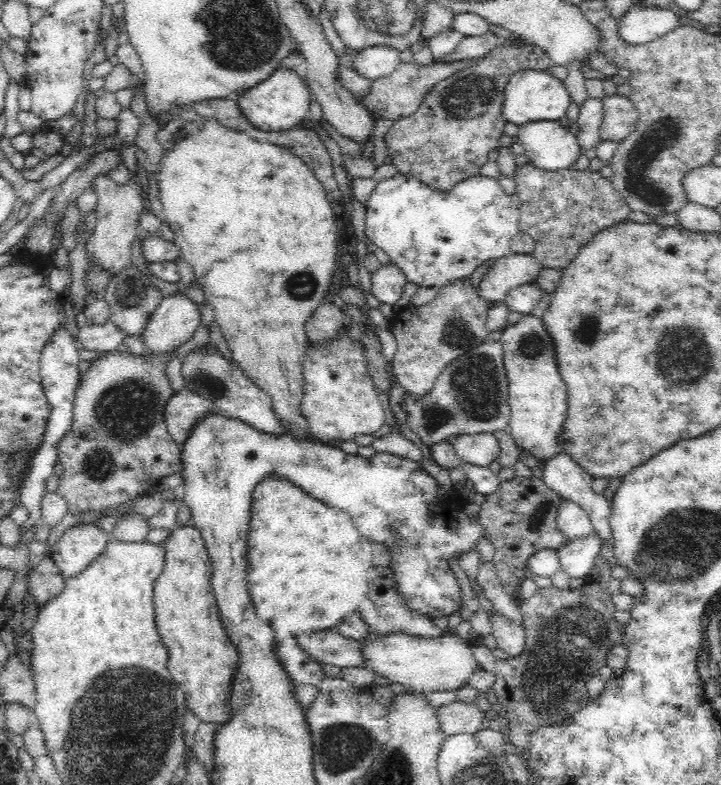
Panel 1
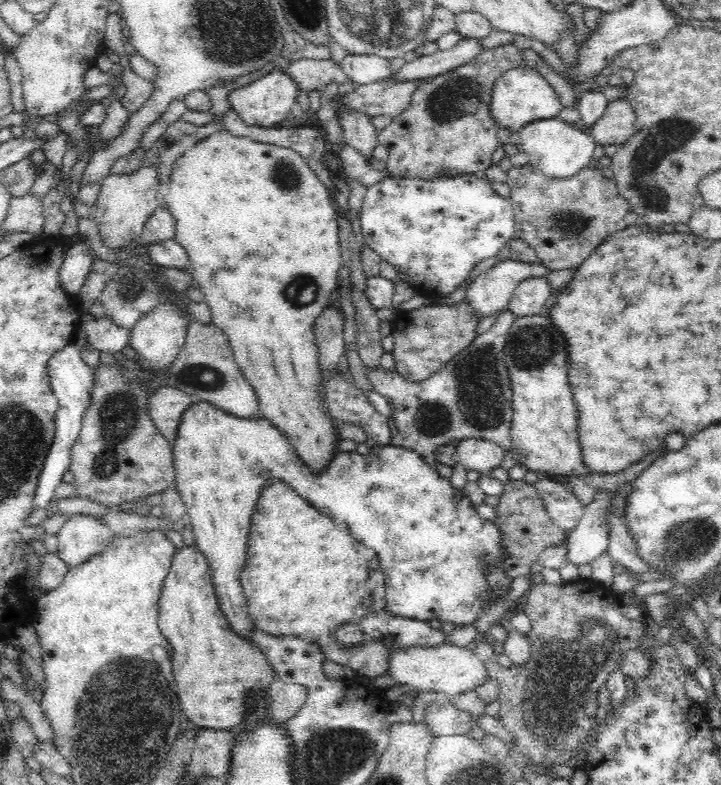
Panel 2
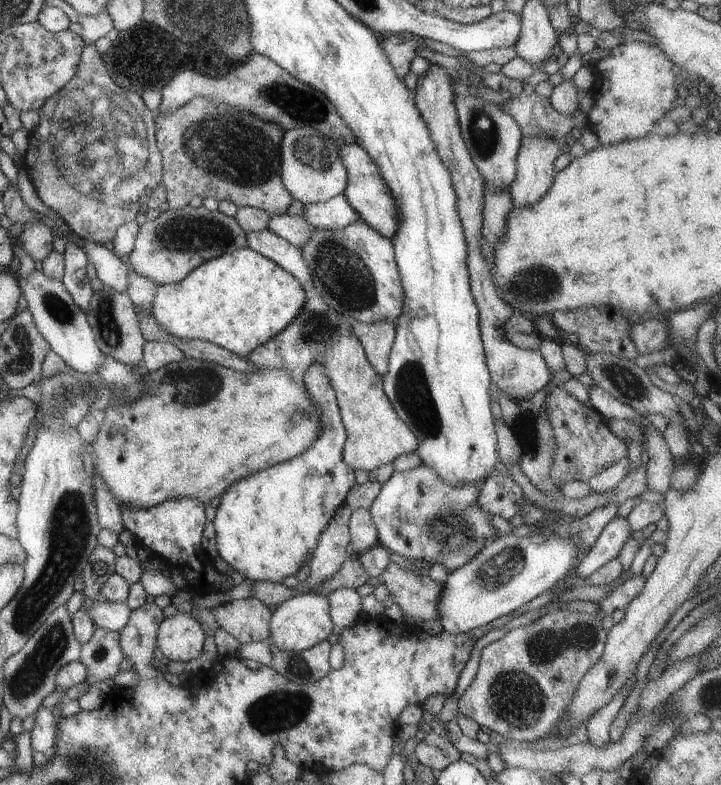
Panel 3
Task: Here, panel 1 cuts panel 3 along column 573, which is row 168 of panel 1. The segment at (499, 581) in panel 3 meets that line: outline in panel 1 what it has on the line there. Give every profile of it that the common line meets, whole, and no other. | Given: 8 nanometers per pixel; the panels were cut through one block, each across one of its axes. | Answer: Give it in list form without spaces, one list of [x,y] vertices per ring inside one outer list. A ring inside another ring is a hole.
[[[558,121],[529,122],[518,128],[524,156],[536,168],[547,171],[568,169],[580,156],[577,137]]]

